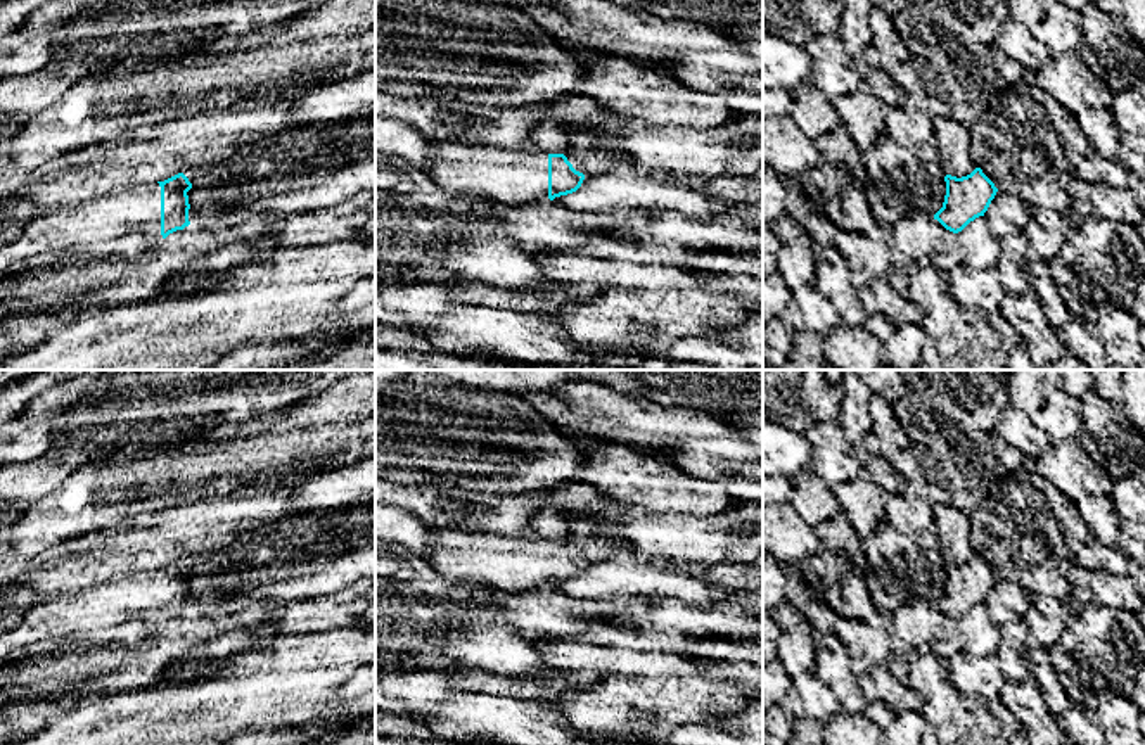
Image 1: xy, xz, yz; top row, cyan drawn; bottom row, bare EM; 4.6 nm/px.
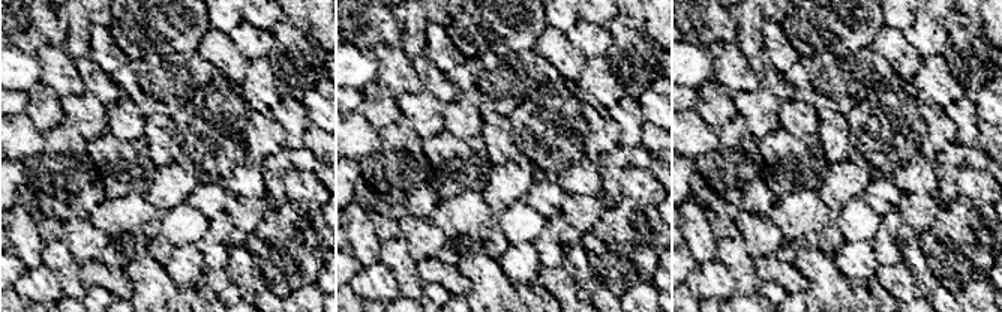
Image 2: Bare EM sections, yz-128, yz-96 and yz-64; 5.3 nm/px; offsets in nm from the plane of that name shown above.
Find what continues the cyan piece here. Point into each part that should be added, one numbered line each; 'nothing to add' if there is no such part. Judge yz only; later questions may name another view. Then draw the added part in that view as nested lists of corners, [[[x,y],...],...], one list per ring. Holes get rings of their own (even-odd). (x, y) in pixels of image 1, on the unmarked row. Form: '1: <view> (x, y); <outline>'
nothing to add

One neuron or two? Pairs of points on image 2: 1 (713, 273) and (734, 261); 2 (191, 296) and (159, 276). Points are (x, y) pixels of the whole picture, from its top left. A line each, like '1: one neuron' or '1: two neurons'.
1: two neurons
2: one neuron

